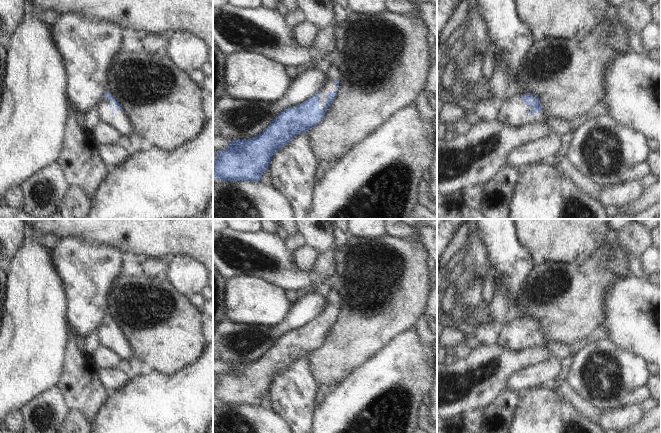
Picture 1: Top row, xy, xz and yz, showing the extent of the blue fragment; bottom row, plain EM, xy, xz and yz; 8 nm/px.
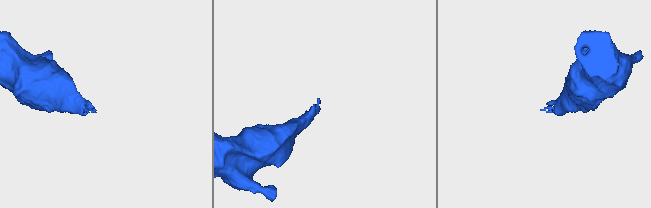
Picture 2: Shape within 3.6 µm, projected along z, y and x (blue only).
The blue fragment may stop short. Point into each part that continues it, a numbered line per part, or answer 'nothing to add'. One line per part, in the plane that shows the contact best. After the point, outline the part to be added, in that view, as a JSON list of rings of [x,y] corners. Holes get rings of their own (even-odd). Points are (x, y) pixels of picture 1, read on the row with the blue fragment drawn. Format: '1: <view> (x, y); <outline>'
1: xz (332, 74); [[[335,64],[324,72],[325,80],[323,87],[319,90],[319,109],[323,110],[323,105],[327,102],[327,93],[328,92],[337,92],[338,89],[335,88],[335,81],[339,80],[339,71],[336,68]]]

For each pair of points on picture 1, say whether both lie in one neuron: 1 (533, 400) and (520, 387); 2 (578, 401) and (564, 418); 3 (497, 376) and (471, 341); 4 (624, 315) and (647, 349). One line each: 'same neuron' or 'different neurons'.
1: different neurons
2: different neurons
3: different neurons
4: same neuron

